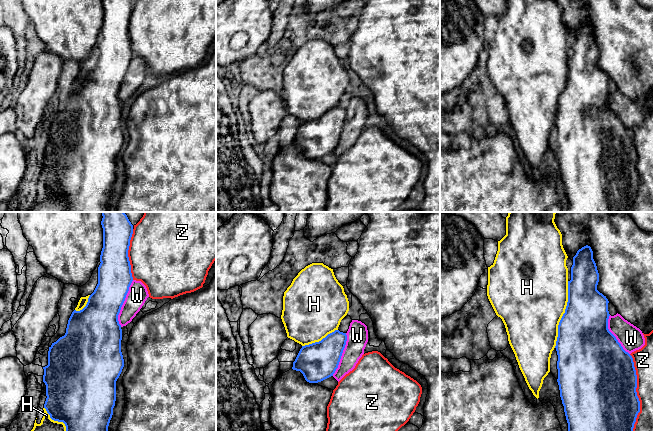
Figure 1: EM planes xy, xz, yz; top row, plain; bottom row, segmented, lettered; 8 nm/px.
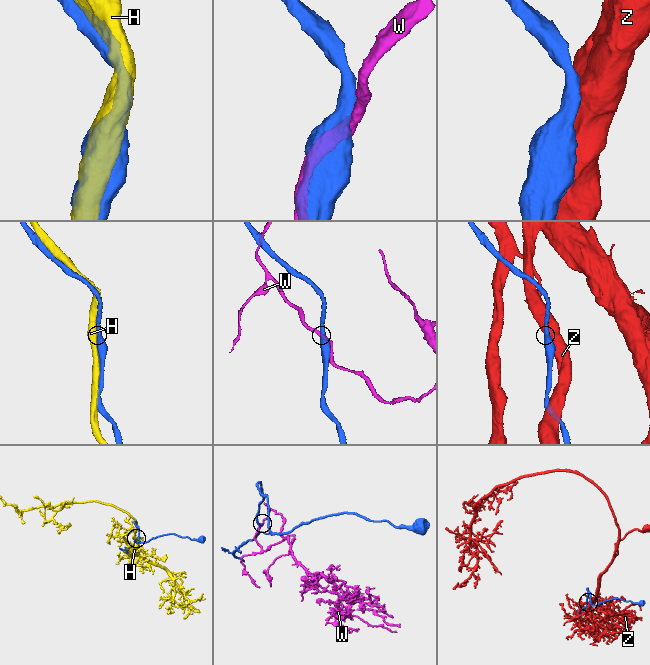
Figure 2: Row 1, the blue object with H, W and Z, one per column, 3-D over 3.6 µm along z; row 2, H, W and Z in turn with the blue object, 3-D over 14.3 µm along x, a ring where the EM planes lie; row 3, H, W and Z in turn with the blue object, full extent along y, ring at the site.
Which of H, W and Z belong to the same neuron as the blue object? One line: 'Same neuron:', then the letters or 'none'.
Same neuron: H

